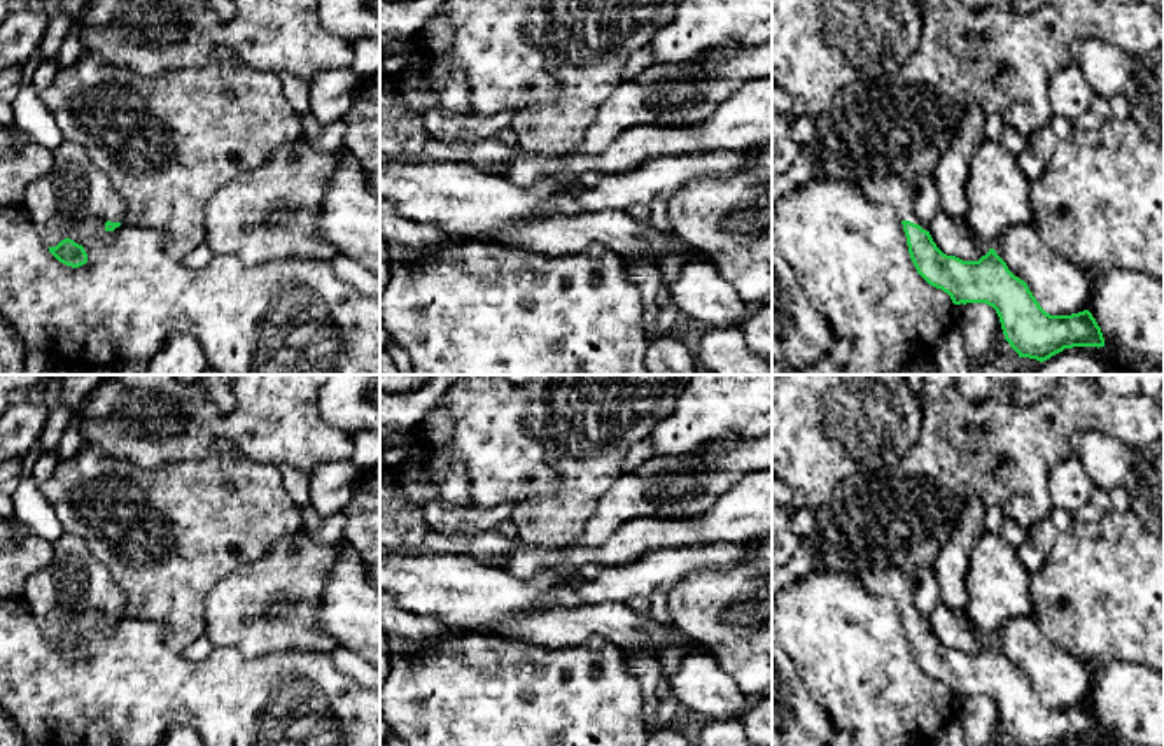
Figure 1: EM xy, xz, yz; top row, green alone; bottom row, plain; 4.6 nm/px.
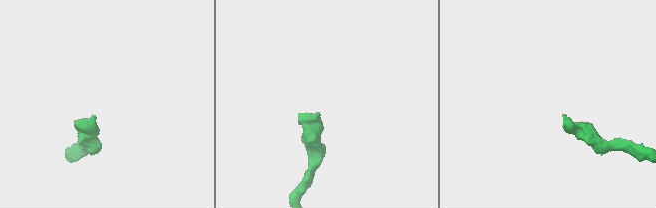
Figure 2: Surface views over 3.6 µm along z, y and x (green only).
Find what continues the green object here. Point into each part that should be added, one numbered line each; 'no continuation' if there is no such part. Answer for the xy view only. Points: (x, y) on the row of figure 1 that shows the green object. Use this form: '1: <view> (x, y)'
1: xy (74, 190)

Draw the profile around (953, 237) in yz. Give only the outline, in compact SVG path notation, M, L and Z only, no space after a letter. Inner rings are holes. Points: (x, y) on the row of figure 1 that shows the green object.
M942 210L931 219L928 231L943 254L963 261L978 261L991 249L975 240L964 221L949 217Z

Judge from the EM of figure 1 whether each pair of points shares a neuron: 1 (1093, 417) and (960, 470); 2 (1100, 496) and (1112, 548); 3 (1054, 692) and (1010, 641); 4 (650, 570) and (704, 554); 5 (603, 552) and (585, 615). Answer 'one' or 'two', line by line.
1: one
2: two
3: one
4: one
5: two

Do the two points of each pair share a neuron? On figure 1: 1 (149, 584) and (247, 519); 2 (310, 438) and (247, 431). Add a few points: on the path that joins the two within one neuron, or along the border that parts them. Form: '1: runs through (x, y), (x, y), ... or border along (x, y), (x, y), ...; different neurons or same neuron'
1: runs through (174, 559), (181, 559), (223, 519); same neuron
2: runs through (294, 433), (263, 431); same neuron

